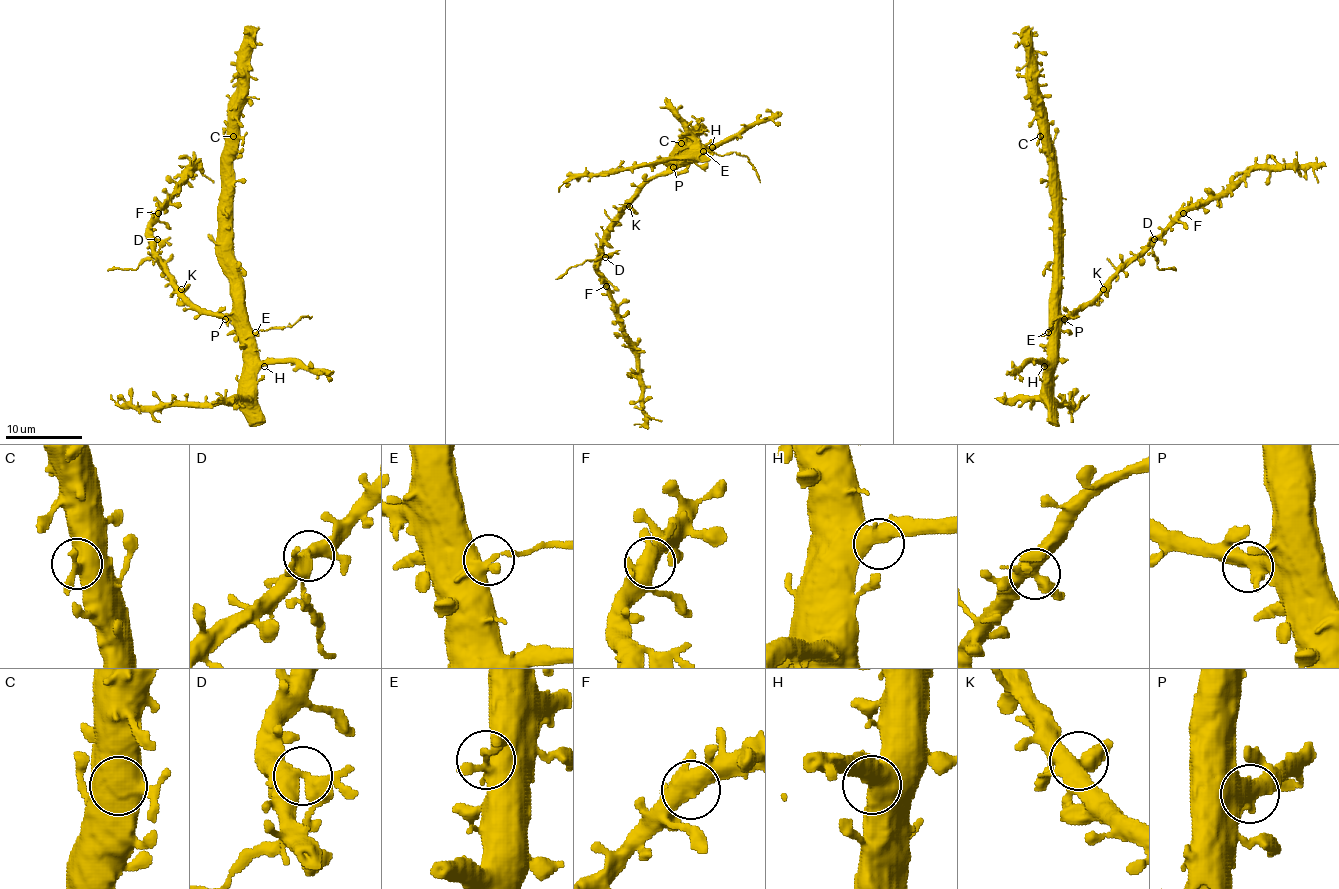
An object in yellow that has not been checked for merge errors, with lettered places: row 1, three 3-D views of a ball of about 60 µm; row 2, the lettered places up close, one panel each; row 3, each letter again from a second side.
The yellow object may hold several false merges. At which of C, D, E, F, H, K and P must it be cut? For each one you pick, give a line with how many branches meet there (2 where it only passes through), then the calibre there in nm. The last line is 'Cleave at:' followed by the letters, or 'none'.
D: 4 branches meet; 440 nm thick
E: 2 branches meet; 400 nm thick
Cleave at: D, E

